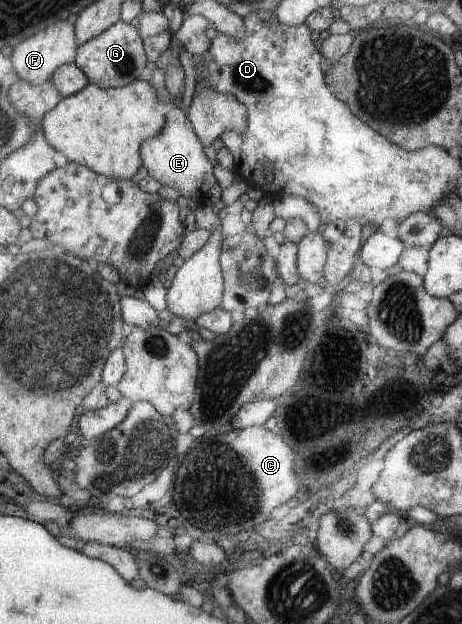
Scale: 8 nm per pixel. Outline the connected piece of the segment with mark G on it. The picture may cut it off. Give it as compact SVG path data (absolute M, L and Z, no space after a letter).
M120 20L112 23L108 29L98 33L94 38L77 45L76 53L73 63L85 73L89 83L94 83L100 88L123 87L130 81L134 82L146 63L142 39L138 37L136 29Z

